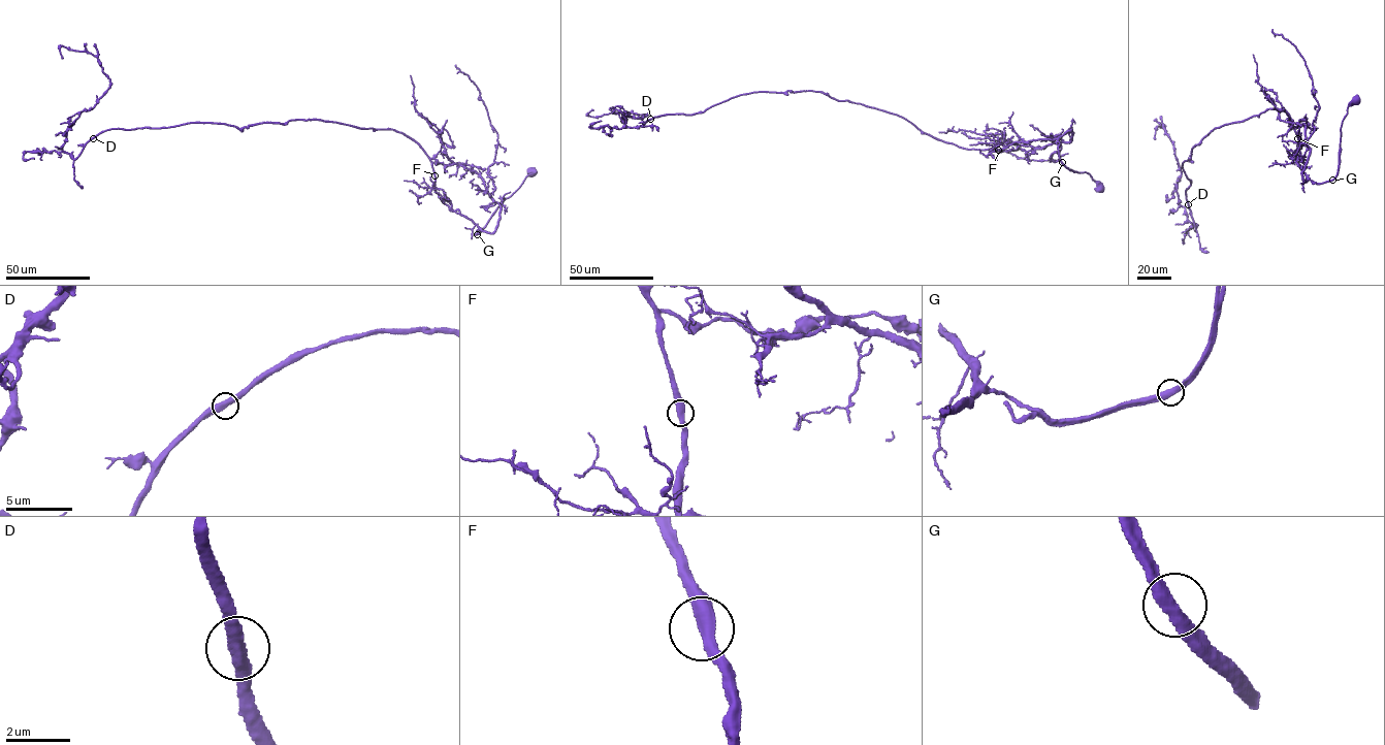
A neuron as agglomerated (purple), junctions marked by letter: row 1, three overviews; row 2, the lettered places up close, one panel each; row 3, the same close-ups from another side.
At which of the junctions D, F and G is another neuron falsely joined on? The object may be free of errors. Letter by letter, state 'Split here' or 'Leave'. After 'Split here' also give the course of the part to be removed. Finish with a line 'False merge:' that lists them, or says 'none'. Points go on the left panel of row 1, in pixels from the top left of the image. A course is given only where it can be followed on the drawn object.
D: Leave
F: Leave
G: Split here. Course of the part to remove: (477, 234), (497, 208)
False merge: G

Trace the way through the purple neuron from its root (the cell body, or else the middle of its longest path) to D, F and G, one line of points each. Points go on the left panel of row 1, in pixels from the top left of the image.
D: (533, 172), (476, 234), (439, 197), (429, 157), (395, 130), (296, 120), (111, 128), (93, 138)
F: (533, 172), (476, 234), (479, 229), (476, 225), (450, 211), (439, 197), (435, 190), (435, 175)
G: (533, 172), (504, 200), (477, 234)

